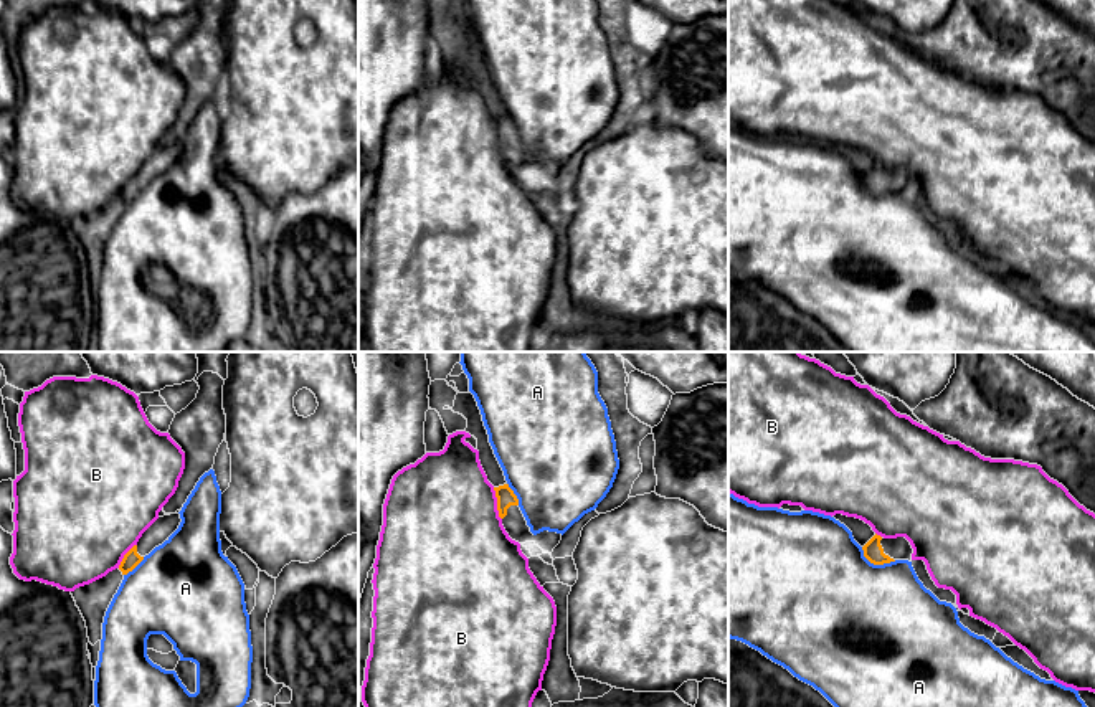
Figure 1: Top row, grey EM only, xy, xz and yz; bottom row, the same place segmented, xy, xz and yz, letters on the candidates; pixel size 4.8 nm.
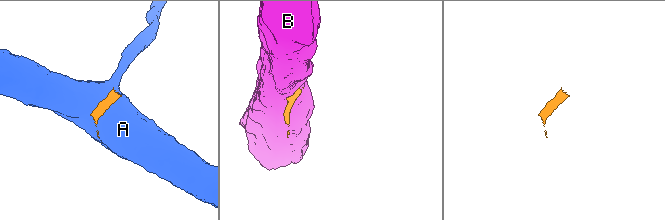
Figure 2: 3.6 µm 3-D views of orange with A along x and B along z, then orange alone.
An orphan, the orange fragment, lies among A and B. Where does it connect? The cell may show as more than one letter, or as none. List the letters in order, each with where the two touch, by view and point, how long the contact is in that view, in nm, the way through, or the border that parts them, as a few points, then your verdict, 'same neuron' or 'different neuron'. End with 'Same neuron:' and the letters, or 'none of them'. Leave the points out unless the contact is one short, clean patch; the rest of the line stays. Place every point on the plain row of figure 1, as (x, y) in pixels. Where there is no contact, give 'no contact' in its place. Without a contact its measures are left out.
A: meets orange in yz at (876, 194); contact 190 nm long; different neuron
B: meets orange in xz at (497, 134); contact 170 nm long; border along xz (492, 118), (501, 149); different neuron
Same neuron: none of them

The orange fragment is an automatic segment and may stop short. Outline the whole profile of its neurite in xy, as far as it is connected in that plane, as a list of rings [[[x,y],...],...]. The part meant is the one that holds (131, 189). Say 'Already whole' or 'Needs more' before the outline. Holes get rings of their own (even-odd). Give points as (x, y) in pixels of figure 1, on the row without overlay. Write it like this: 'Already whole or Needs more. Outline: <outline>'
Needs more. Outline: [[[180,144],[159,147],[139,168],[139,172],[124,185],[119,200],[122,205],[132,202],[145,185],[162,175],[178,159]]]

